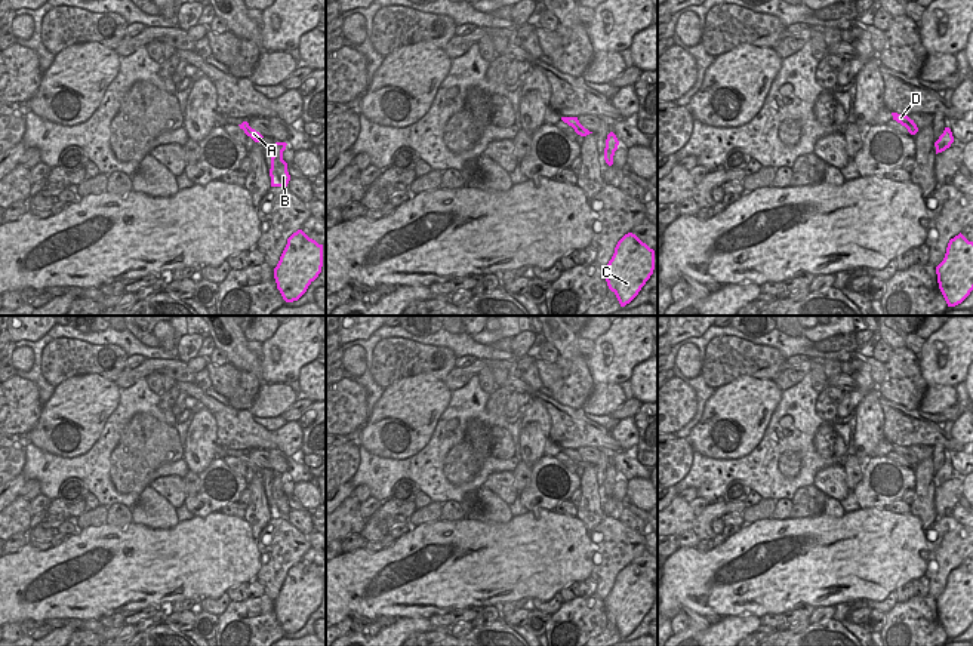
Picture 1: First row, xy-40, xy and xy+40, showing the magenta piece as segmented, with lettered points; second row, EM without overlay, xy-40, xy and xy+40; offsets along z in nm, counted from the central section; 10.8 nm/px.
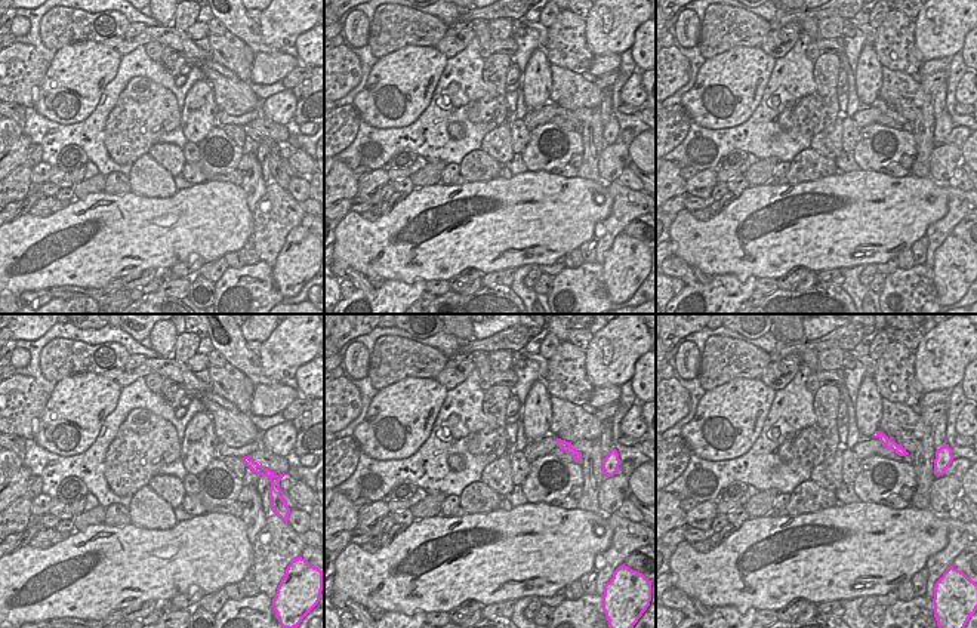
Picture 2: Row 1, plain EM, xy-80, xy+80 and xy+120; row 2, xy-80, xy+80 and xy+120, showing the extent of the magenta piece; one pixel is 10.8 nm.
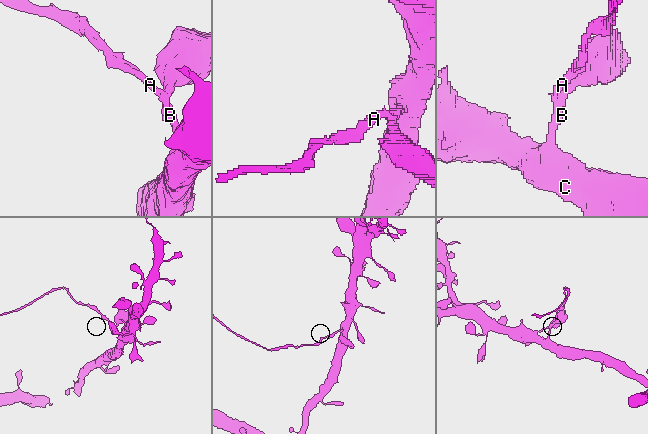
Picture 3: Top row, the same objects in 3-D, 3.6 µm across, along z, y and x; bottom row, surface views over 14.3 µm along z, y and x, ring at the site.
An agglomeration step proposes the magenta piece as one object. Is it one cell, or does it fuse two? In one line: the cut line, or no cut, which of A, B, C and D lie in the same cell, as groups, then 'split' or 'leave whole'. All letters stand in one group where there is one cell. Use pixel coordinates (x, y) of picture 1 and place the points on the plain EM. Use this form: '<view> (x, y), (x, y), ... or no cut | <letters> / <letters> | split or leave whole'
xy+40 (911, 452), (905, 458) | A B C / D | split

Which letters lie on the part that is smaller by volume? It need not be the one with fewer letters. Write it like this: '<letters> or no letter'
D

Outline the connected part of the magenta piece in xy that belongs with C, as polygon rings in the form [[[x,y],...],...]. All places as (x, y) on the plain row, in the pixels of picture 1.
[[[625,566],[604,599],[607,618],[616,627],[621,639],[625,639],[638,627],[653,602],[655,582],[635,566]]]

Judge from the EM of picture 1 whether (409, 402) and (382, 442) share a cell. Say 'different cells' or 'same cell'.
same cell

